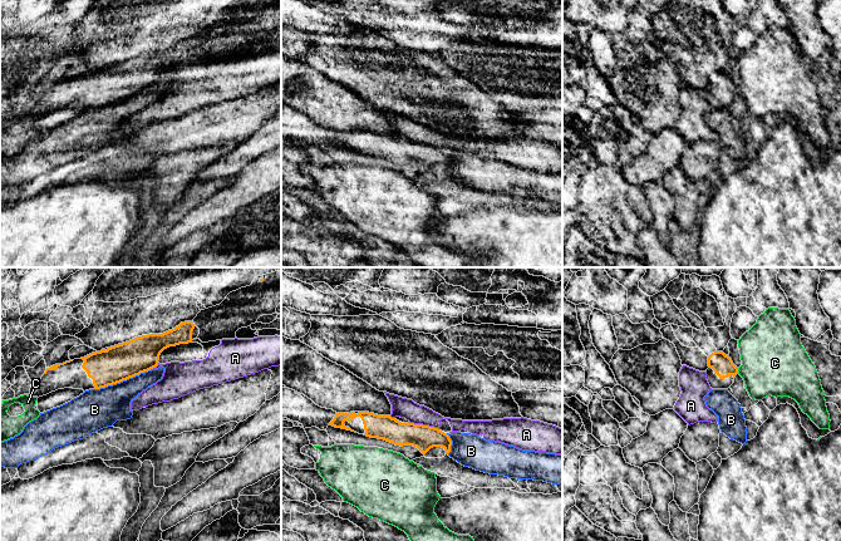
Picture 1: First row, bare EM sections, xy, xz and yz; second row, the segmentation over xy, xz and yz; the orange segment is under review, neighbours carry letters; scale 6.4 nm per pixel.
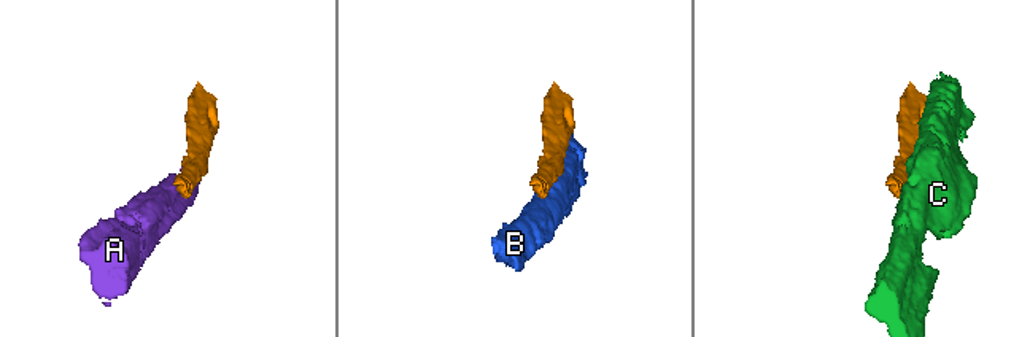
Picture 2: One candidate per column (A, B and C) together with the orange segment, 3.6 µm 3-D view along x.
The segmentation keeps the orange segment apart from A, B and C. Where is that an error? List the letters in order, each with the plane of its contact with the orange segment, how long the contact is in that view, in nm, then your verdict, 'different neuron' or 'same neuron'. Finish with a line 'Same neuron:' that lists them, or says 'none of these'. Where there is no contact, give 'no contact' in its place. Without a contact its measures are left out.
A: meets orange in xz; contact 200 nm long; different neuron
B: meets orange in xy; contact 380 nm long; different neuron
C: meets orange in yz; contact 40 nm long; different neuron
Same neuron: none of these

